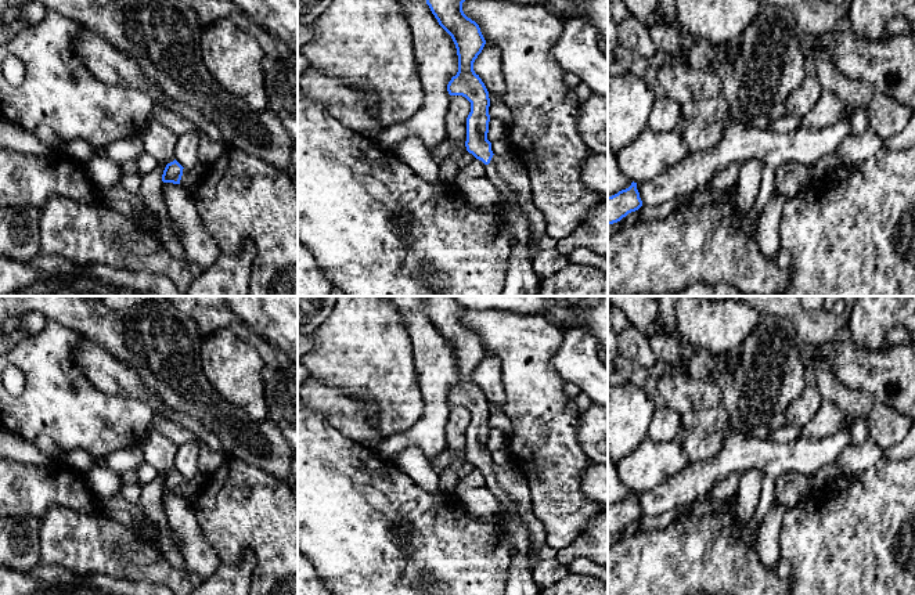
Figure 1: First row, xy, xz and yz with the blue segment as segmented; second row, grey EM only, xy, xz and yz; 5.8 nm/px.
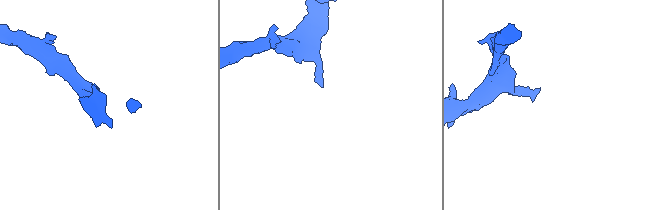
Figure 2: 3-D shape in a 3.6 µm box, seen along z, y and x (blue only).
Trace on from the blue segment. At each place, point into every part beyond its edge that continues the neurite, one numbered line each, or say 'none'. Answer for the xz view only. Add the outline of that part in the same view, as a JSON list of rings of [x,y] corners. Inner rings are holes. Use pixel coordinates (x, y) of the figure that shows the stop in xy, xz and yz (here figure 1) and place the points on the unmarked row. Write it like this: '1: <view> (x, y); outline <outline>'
1: xz (507, 482); outline [[[515,461],[494,464],[486,475],[486,487],[497,497],[502,508],[512,506],[516,518],[526,526],[532,542],[530,567],[533,570],[540,559],[538,551],[547,545],[547,536],[543,520],[533,511],[526,477]]]

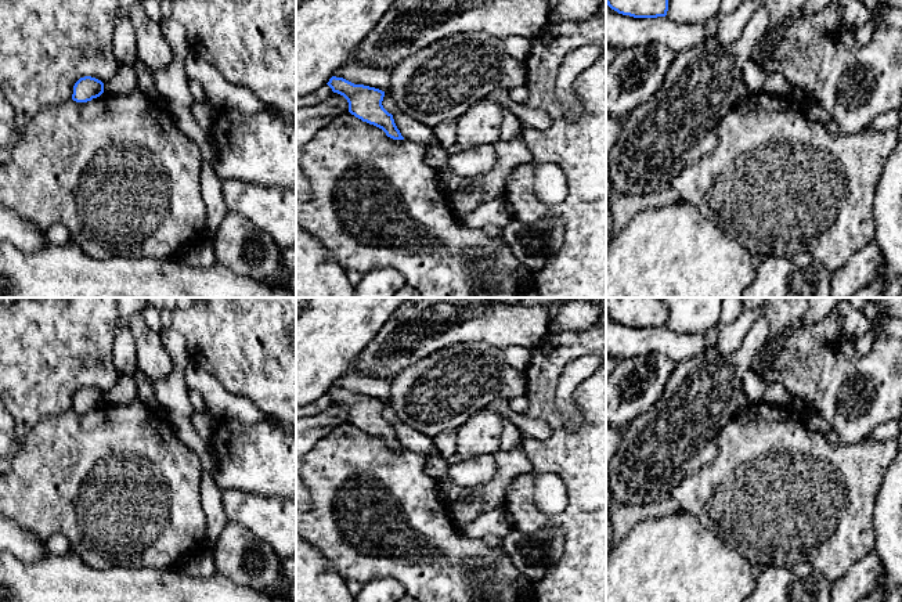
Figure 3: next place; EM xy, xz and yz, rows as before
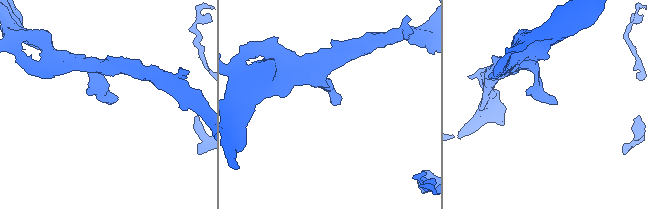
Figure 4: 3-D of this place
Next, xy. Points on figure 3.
none

